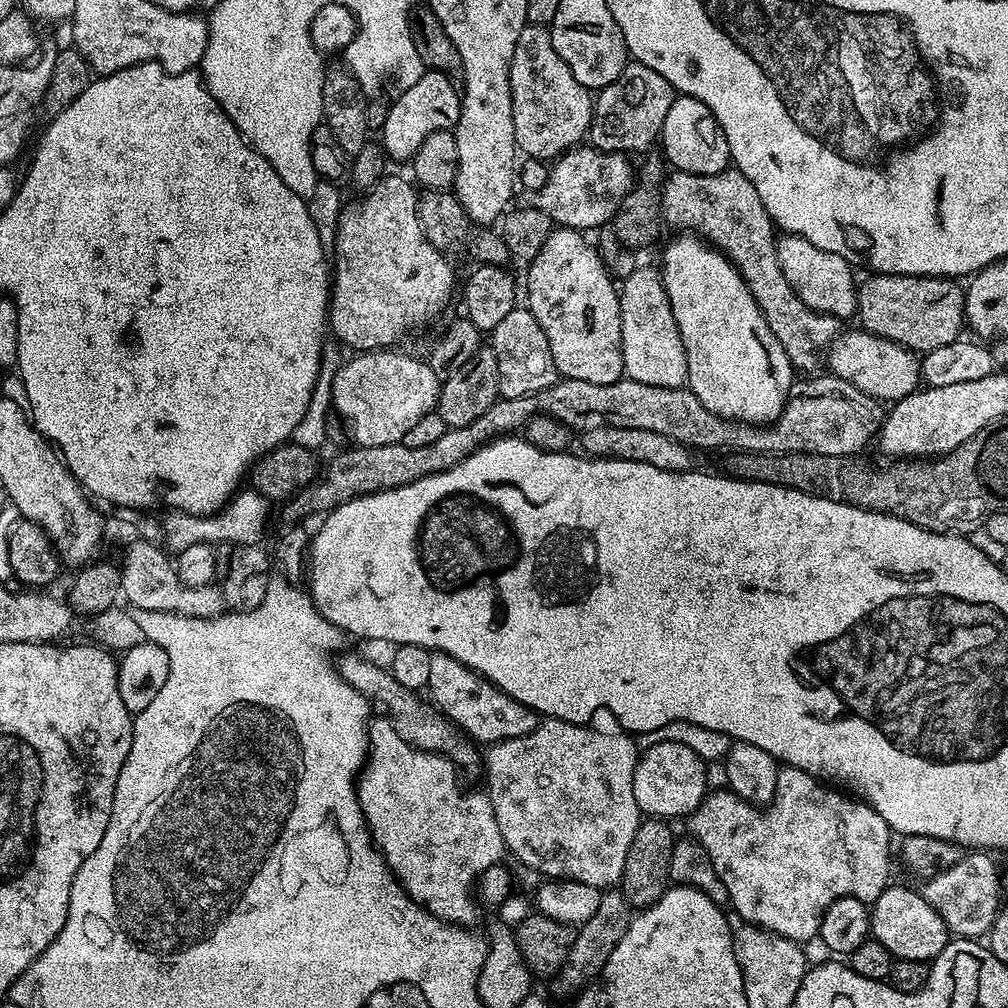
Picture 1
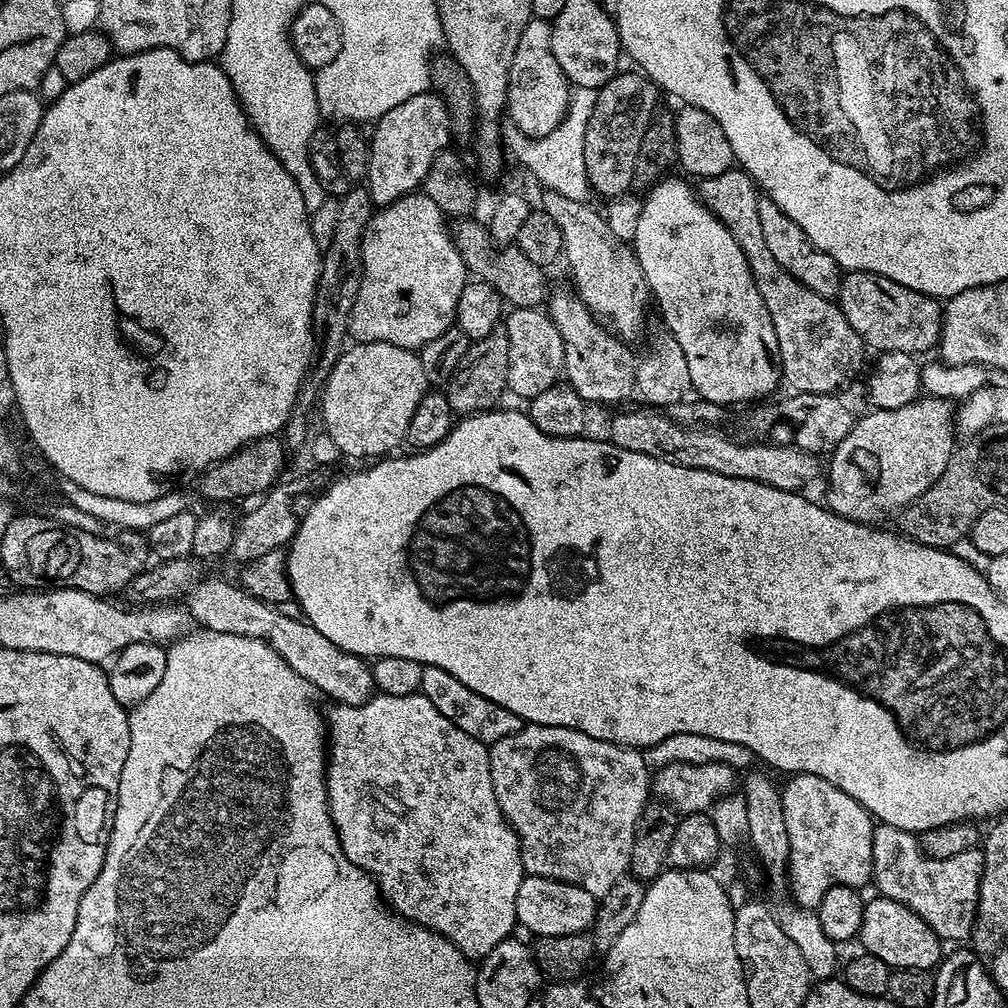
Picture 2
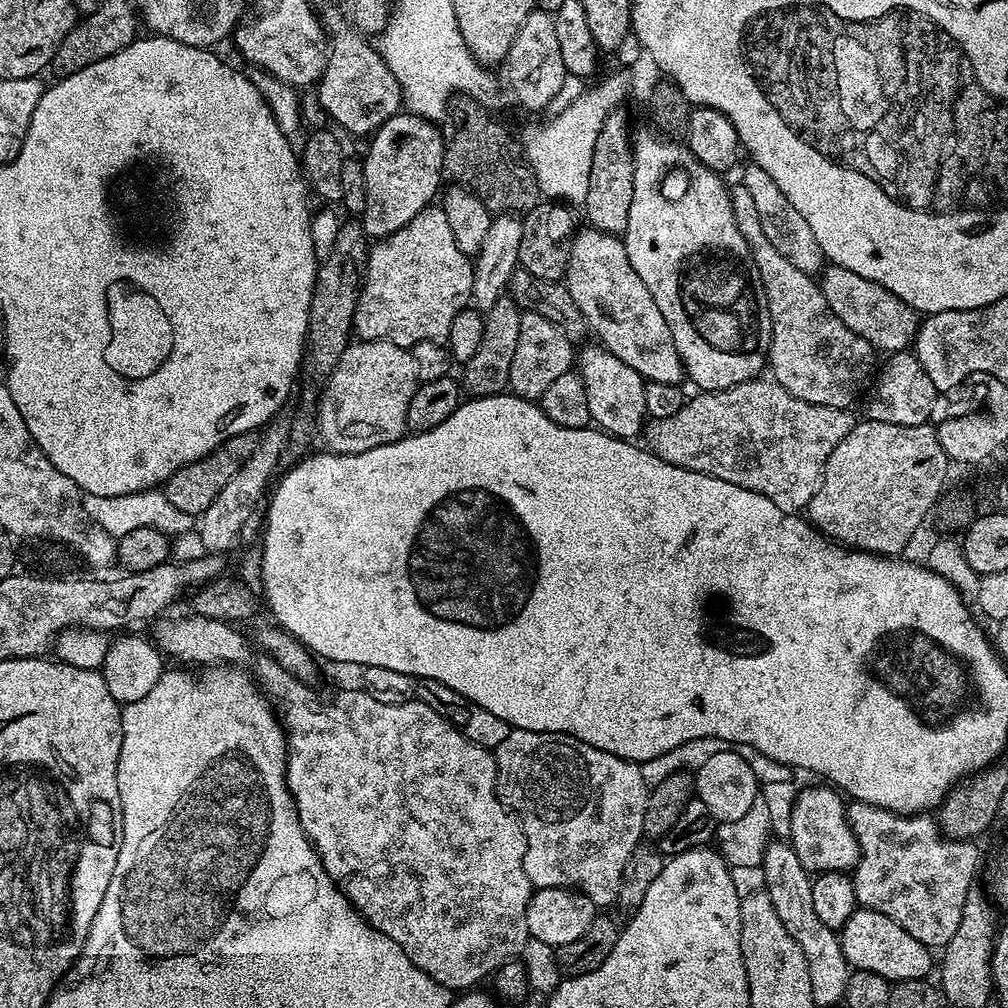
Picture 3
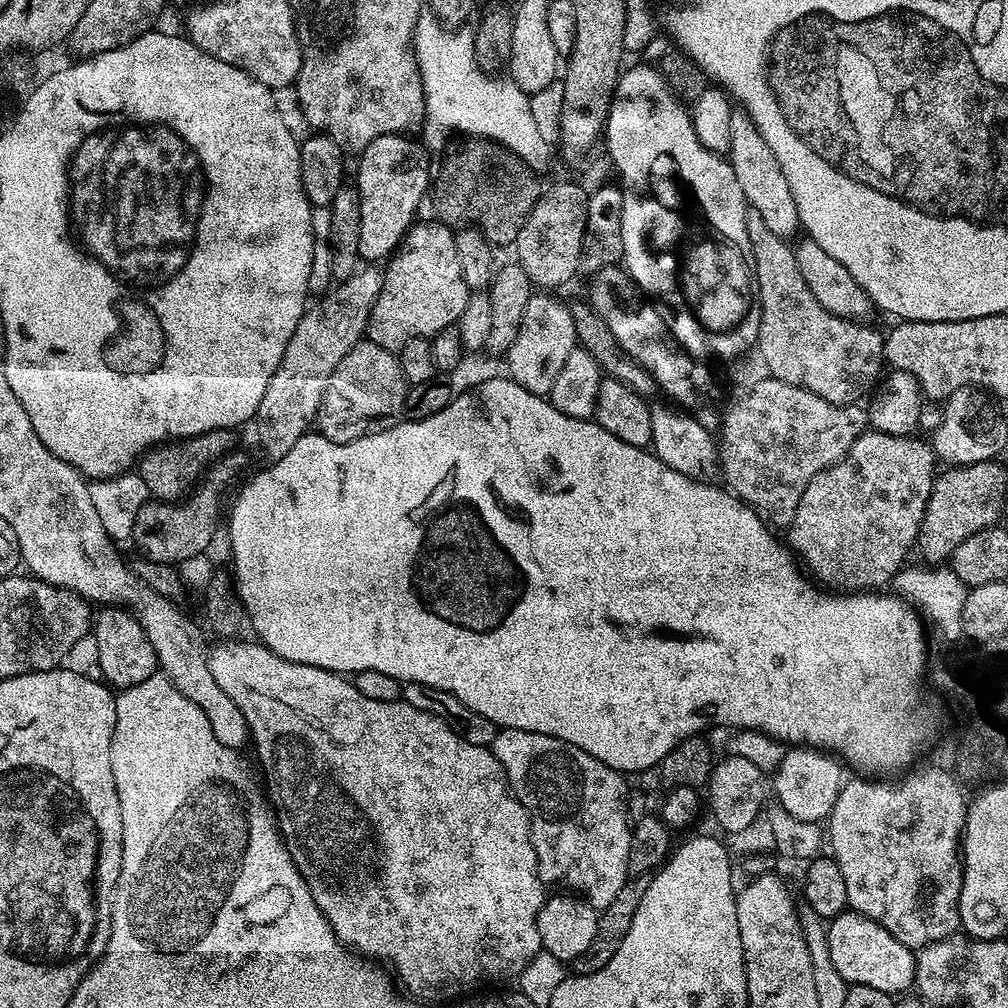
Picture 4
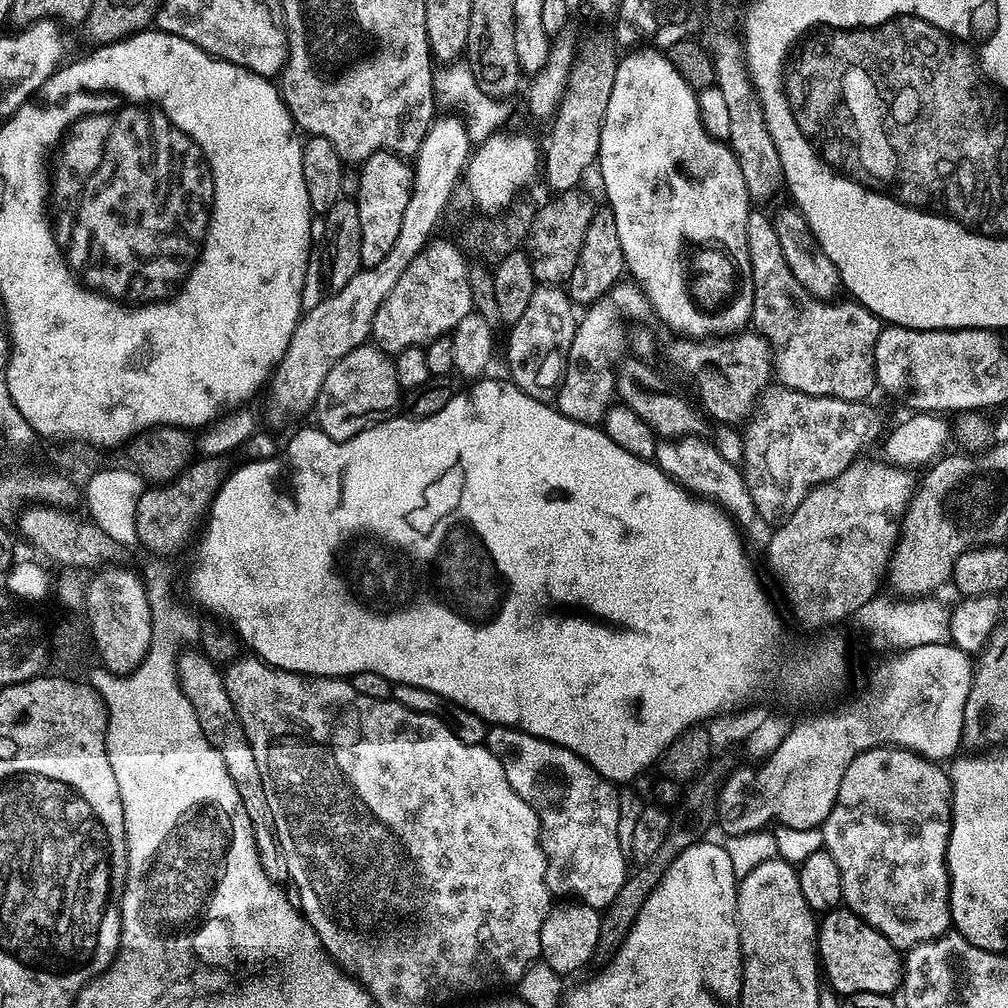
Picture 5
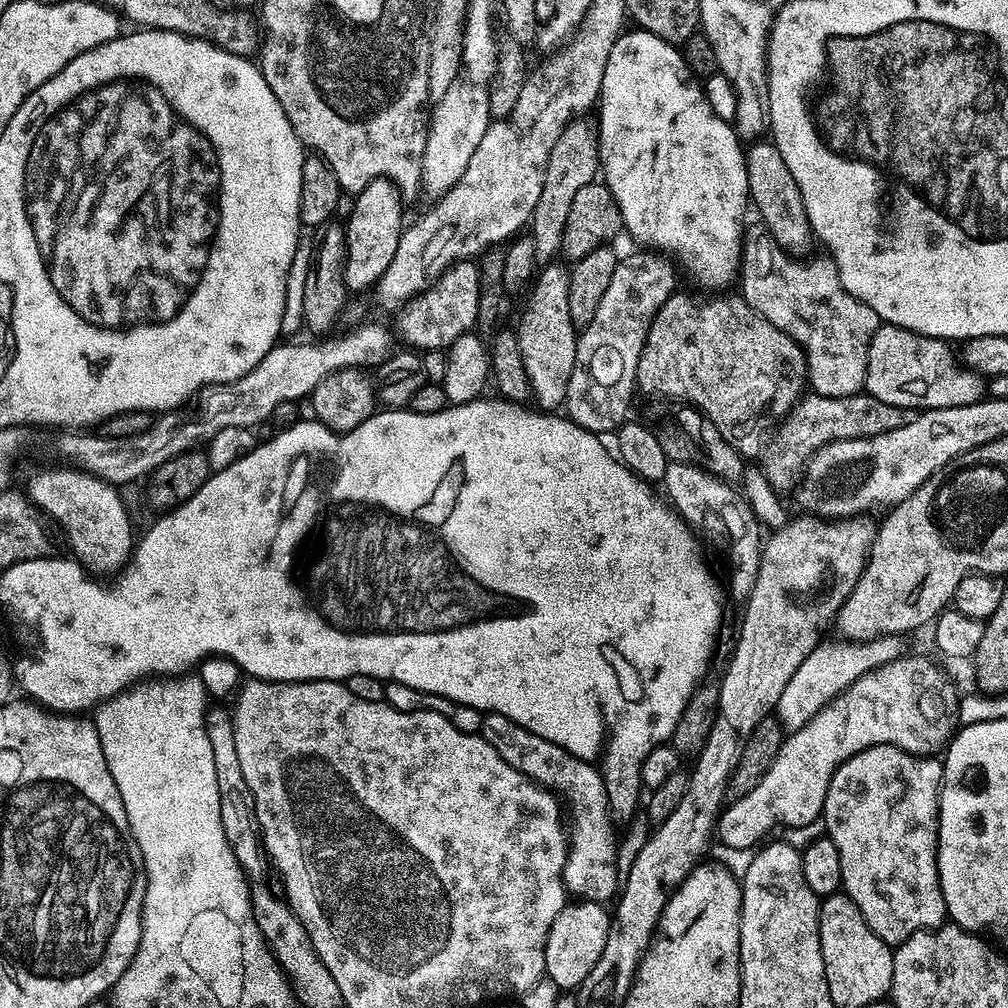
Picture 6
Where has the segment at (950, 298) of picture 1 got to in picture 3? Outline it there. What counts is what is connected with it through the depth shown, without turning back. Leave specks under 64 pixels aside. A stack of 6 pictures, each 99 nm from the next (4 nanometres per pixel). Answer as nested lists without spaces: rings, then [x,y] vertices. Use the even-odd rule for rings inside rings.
[[[829,263],[819,273],[818,283],[826,298],[826,306],[830,306],[830,310],[834,310],[834,314],[842,318],[846,327],[854,330],[854,334],[866,338],[873,349],[881,353],[884,351],[884,354],[903,352],[915,341],[918,313],[909,304],[902,302],[902,298],[878,286],[878,282],[870,282],[870,278],[854,274],[854,270]]]

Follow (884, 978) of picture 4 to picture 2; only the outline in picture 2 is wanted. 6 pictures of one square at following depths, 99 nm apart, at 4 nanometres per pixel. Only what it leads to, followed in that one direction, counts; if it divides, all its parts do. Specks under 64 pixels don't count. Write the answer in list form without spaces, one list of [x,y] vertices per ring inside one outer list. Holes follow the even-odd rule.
[[[873,895],[873,900],[869,899],[864,906],[862,914],[862,926],[858,944],[861,944],[863,951],[874,958],[882,958],[889,968],[909,968],[910,970],[932,970],[939,965],[942,959],[942,941],[940,937],[914,914],[902,902],[894,902],[894,898]]]

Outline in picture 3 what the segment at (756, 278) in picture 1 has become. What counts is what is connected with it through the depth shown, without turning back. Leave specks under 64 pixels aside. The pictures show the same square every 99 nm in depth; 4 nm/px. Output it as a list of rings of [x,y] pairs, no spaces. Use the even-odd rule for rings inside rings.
[[[737,183],[736,188],[731,189],[730,195],[734,222],[738,222],[738,230],[742,230],[742,238],[746,238],[750,263],[764,288],[766,306],[770,310],[772,337],[766,364],[770,369],[771,379],[777,380],[786,390],[790,390],[790,394],[794,394],[794,398],[802,398],[802,402],[851,409],[856,395],[861,391],[860,396],[865,391],[874,372],[872,363],[875,362],[877,353],[872,344],[866,342],[866,338],[854,334],[854,330],[846,327],[842,318],[838,318],[834,314],[834,310],[830,310],[830,306],[826,306],[826,298],[822,294],[819,283],[813,277],[802,274],[802,270],[798,270],[787,258],[782,258],[782,254],[778,254],[778,250],[774,250],[773,244],[766,239],[766,234],[762,231],[753,198],[746,190],[744,183]]]

